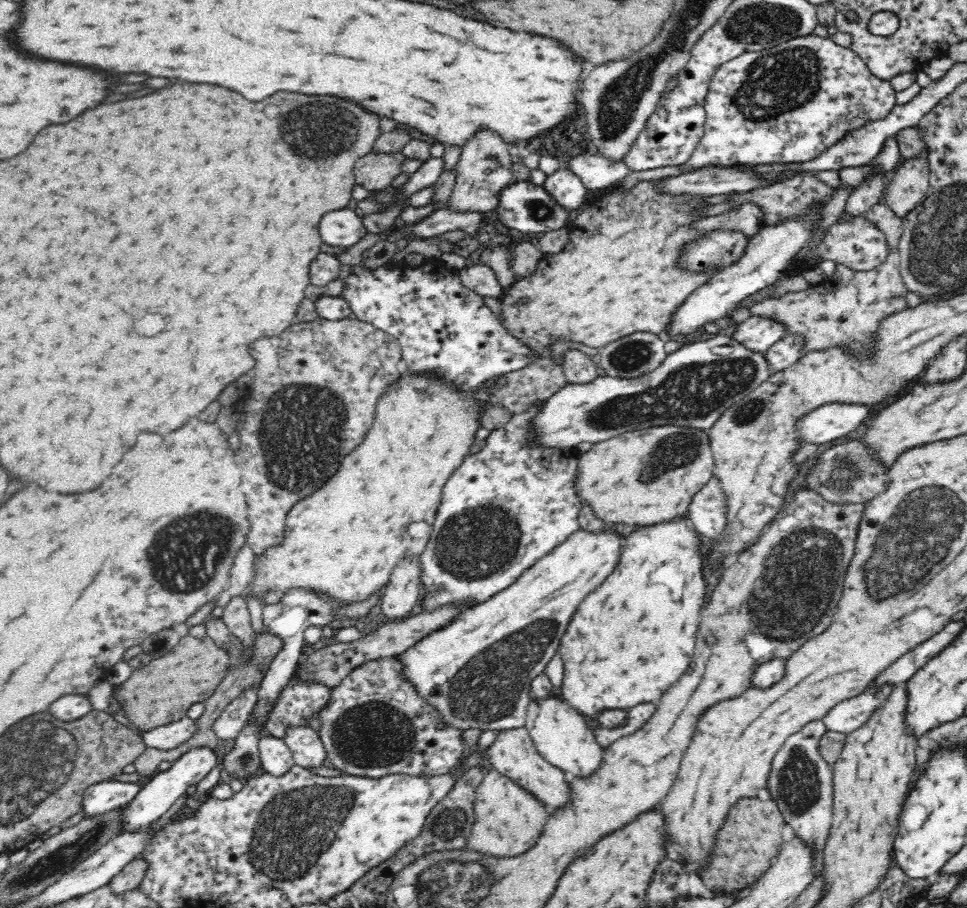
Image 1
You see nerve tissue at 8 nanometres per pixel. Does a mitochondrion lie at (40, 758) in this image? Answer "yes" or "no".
yes

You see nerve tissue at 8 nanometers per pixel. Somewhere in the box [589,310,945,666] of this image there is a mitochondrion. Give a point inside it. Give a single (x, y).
(792, 594)

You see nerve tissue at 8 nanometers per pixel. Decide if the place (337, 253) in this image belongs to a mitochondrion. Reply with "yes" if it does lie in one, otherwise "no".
no

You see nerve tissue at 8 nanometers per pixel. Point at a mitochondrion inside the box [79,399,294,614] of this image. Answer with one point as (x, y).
(169, 556)

